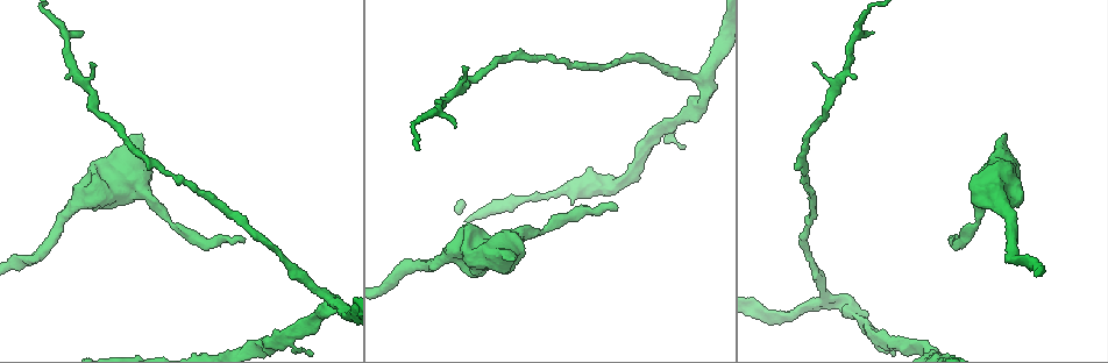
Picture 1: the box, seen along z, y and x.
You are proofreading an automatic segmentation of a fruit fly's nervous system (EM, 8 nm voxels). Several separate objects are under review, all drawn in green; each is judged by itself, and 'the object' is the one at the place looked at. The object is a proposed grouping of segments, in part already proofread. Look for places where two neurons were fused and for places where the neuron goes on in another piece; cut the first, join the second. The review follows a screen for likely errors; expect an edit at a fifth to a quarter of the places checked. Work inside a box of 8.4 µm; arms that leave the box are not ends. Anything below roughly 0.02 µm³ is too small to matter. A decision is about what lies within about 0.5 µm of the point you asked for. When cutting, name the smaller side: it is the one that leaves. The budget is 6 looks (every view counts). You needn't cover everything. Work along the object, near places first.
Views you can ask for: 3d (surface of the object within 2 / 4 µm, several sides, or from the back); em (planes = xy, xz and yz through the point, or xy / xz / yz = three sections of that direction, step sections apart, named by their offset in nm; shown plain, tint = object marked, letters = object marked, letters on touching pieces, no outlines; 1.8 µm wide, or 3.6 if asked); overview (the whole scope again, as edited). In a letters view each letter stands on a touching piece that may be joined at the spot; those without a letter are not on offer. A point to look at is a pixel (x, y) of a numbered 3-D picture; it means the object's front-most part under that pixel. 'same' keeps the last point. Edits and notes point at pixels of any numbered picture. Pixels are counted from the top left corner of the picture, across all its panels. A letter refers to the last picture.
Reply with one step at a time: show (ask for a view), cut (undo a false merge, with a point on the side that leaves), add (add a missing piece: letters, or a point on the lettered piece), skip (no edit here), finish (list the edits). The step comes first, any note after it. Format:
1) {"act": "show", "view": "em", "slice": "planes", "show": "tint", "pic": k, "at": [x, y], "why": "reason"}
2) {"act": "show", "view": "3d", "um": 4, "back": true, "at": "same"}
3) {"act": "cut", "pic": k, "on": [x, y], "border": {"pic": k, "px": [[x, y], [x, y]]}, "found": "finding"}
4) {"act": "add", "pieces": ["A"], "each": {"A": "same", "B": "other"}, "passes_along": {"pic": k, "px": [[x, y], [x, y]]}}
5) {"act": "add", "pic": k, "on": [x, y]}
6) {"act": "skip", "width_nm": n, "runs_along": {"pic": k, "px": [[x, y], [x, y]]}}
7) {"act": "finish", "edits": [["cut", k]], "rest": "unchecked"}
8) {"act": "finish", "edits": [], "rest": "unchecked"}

{"act": "show", "view": "3d", "um": 4, "pic": 1, "at": [85, 196]}

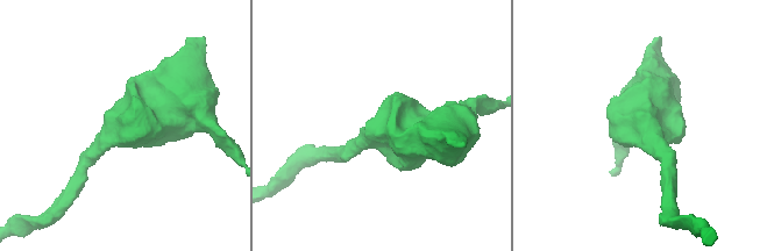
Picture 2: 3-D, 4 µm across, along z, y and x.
{"act": "show", "view": "em", "um": 3.6, "slice": "planes", "show": "letters", "pic": 2, "at": [642, 127], "arm_widths_nm": [220, 600], "why": "shape alone is not enough"}

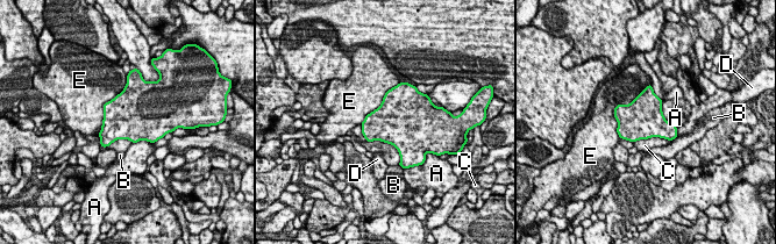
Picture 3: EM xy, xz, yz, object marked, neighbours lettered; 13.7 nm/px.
{"act": "skip", "each": {"A": "other", "B": "other", "C": "other", "D": "other", "E": "other"}, "border": {"pic": 3, "px": [[650, 84], [616, 106], [619, 137]]}, "found": "continuous, no second neuron"}

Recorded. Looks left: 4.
{"act": "show", "view": "em", "slice": "yz", "step": 4, "show": "tint", "pic": 1, "at": [140, 135], "why": "stops while still wide"}

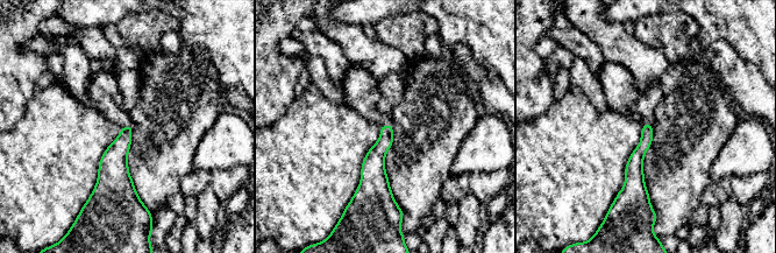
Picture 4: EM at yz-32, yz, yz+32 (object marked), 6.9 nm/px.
{"act": "show", "view": "em", "slice": "yz", "step": 4, "show": "letters", "at": "same"}

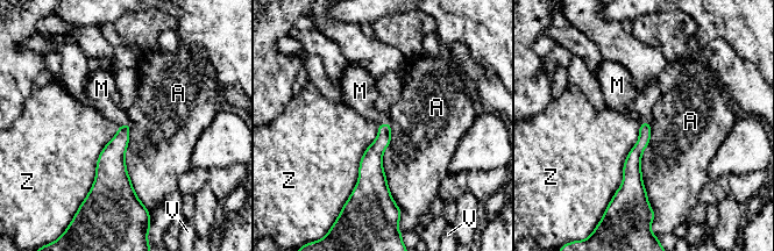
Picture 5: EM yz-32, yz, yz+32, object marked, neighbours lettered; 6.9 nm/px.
{"act": "add", "pieces": ["M"], "each": {"A": "other", "M": "same", "V": "other", "Z": "other"}, "found": "it goes on there"}

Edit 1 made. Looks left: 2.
{"act": "finish", "edits": [["add", 5]], "rest": "unchecked"}

